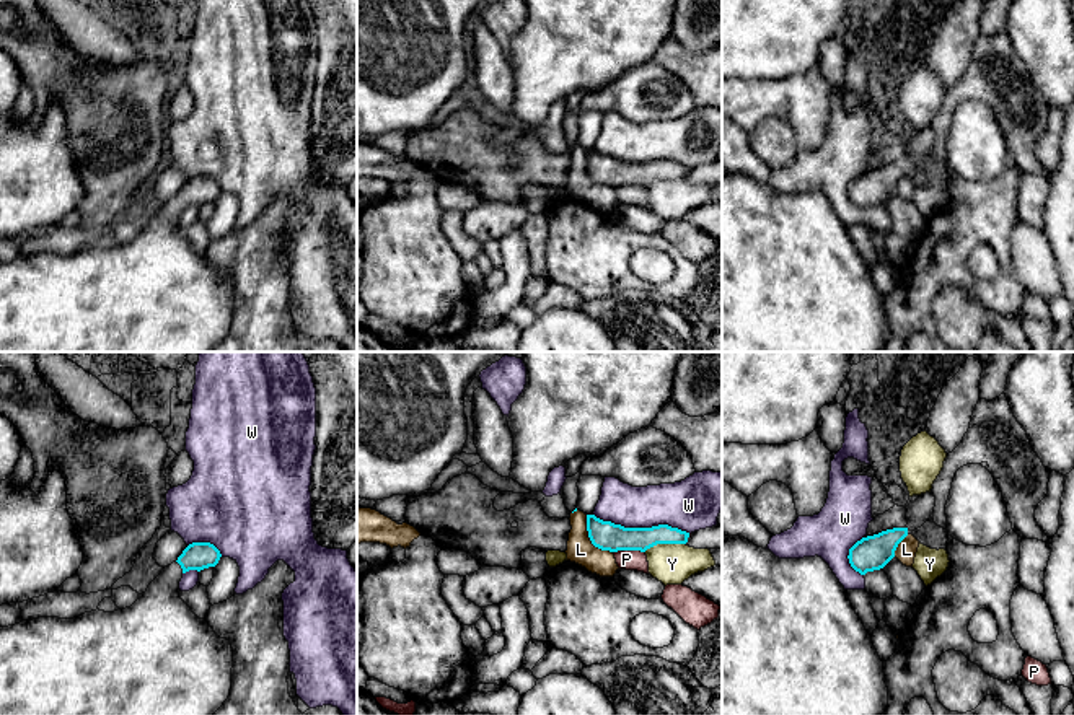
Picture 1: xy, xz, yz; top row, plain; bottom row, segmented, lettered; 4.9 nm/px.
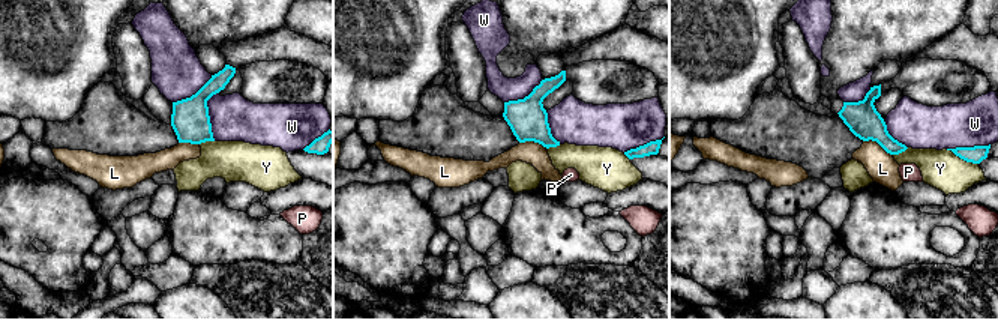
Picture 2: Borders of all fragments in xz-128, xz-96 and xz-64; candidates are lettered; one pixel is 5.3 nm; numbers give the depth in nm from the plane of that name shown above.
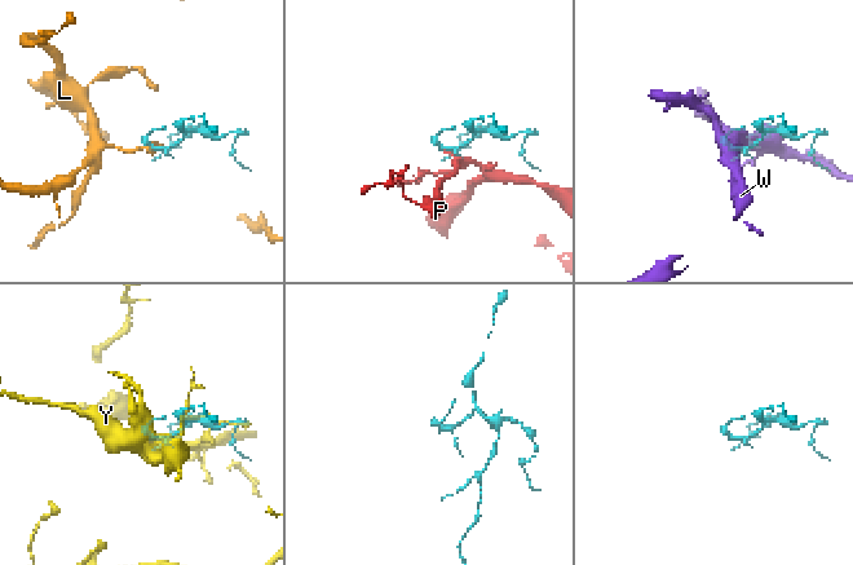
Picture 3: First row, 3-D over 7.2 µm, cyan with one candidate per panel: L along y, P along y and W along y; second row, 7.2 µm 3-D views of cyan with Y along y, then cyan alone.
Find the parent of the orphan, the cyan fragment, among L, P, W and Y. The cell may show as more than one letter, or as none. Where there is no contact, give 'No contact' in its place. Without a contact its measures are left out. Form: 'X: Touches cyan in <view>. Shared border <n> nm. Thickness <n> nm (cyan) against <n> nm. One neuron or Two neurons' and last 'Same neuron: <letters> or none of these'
L: Touches cyan in xz. Shared border 240 nm. Thickness 140 nm (cyan) against 130 nm. Two neurons
P: Touches cyan in xz. Shared border 160 nm. Thickness 140 nm (cyan) against 100 nm. Two neurons
W: Touches cyan in xz. Shared border 480 nm. Thickness 140 nm (cyan) against 240 nm. Two neurons
Y: Touches cyan in xz. Shared border 220 nm. Thickness 140 nm (cyan) against 200 nm. Two neurons
Same neuron: none of these

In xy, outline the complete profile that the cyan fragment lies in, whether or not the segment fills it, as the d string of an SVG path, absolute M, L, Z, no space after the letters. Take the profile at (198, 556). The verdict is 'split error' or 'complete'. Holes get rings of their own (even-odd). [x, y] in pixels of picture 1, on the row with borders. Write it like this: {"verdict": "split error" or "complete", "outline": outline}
{"verdict": "split error", "outline": "M192 542L130 608L0 627L0 715L213 715L230 695L233 648L179 598L179 581L189 570L215 567L220 557L213 544Z"}

